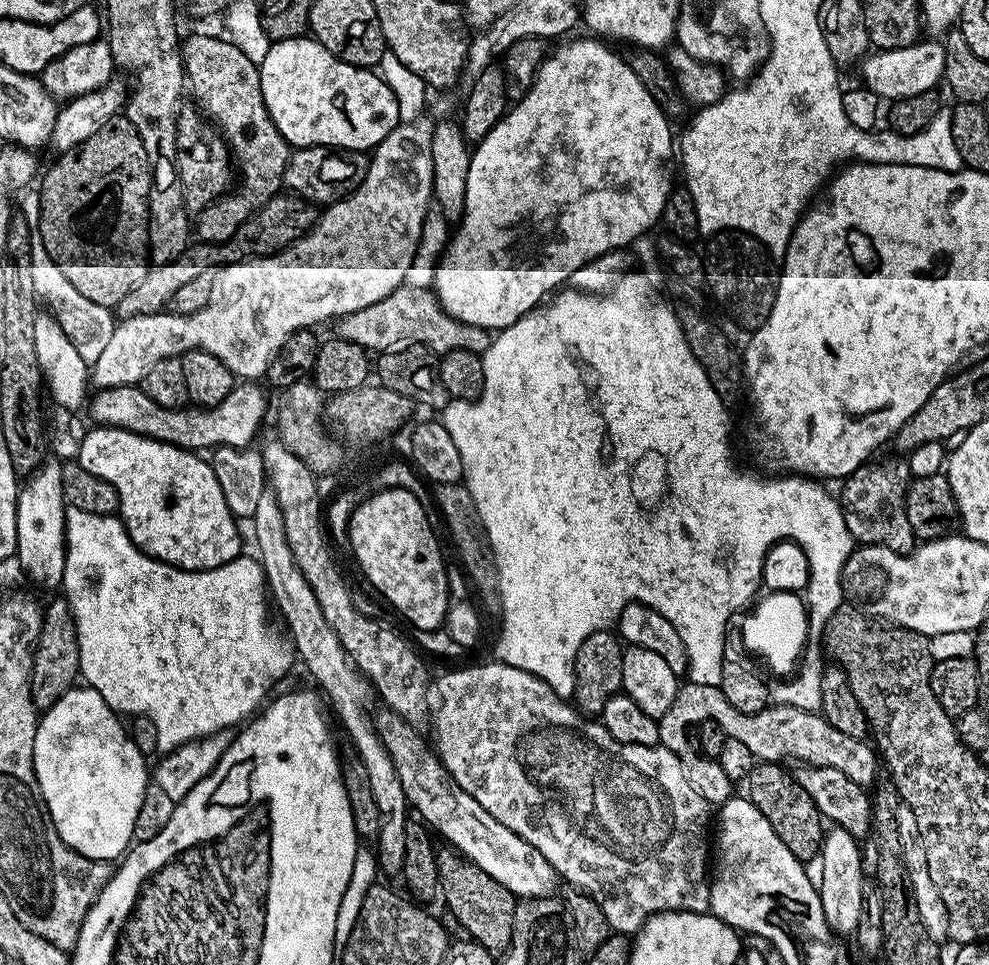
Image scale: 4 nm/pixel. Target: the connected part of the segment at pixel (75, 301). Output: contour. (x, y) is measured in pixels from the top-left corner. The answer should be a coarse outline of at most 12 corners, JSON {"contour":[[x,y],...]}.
{"contour":[[39,189],[18,210],[37,297],[89,368],[110,342],[113,311],[84,298],[46,253]]}

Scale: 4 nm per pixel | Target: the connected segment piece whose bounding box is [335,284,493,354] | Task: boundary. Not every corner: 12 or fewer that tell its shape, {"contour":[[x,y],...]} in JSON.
{"contour":[[404,284],[335,321],[372,354],[405,344],[483,353],[493,333],[458,322],[432,288]]}

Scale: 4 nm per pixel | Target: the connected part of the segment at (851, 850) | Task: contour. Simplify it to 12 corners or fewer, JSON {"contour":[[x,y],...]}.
{"contour":[[824,833],[818,882],[833,933],[851,937],[866,915],[861,841]]}

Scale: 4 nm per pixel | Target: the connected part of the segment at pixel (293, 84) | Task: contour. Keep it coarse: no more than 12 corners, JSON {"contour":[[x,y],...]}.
{"contour":[[275,41],[266,110],[293,149],[367,153],[401,123],[383,76]]}

